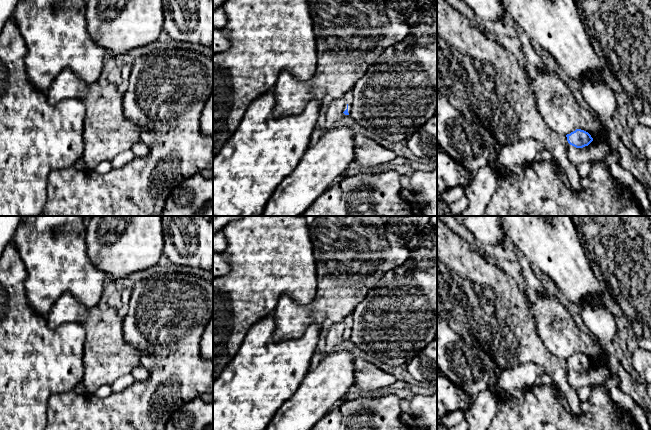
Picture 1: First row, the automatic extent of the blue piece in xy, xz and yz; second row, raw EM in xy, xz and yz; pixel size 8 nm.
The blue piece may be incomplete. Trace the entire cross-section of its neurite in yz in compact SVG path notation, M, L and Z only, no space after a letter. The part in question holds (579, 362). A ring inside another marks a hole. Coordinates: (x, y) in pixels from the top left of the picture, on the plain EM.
M576 353L570 358L567 358L566 361L568 367L576 372L583 372L588 370L593 365L591 359L581 353Z

